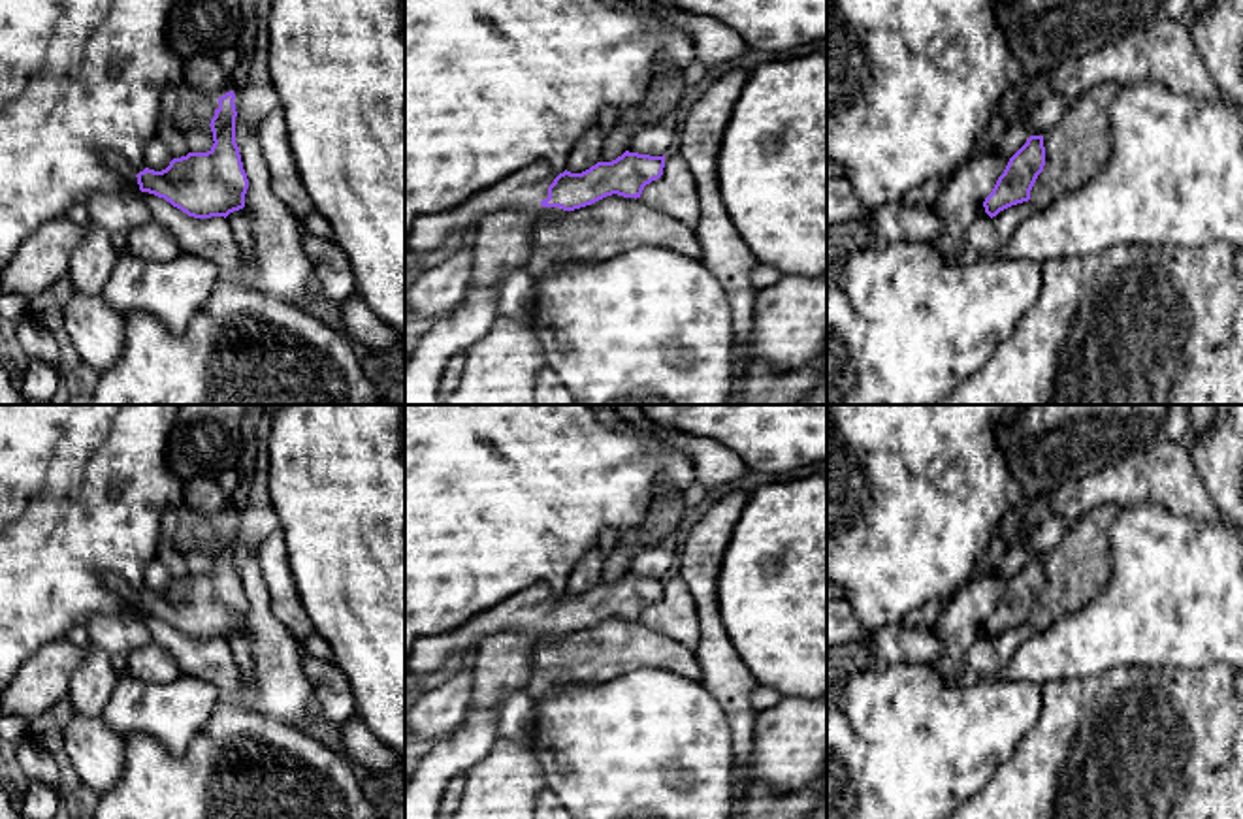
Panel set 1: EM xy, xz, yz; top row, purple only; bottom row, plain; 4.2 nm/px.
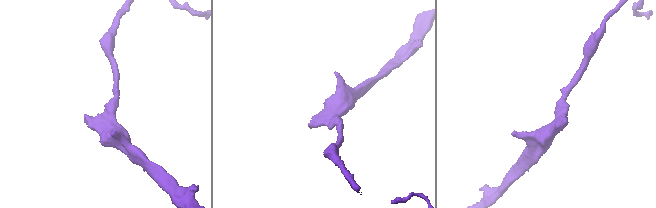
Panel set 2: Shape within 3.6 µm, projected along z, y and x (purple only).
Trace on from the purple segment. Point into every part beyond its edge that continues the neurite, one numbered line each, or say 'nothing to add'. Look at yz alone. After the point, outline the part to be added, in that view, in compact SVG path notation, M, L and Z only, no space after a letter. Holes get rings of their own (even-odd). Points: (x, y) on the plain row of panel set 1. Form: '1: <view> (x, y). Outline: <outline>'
nothing to add

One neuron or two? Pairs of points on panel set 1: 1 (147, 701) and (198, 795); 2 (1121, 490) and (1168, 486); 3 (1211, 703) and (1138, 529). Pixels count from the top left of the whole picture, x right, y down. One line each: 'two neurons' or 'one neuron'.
1: two neurons
2: one neuron
3: two neurons

